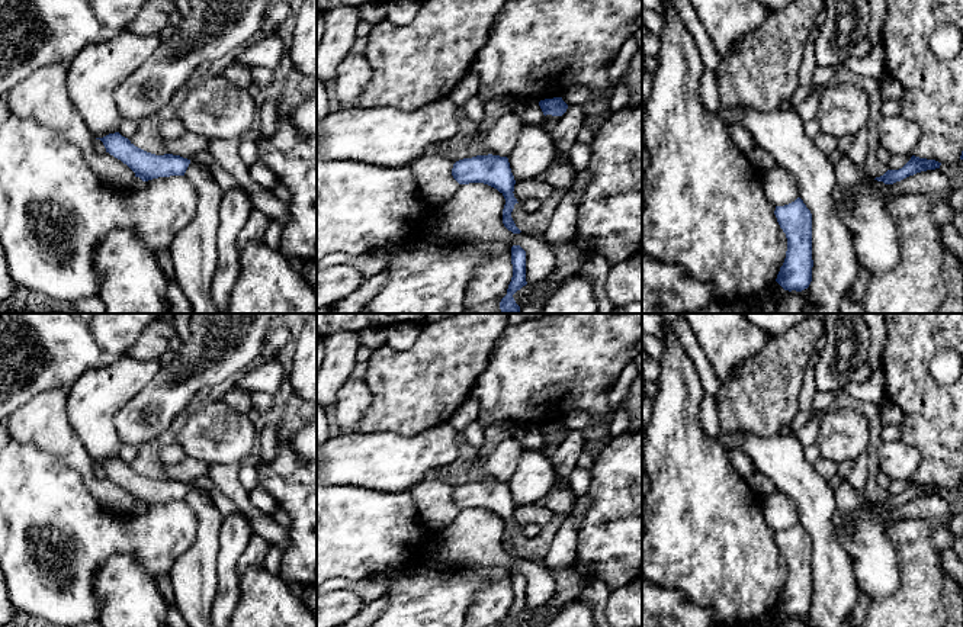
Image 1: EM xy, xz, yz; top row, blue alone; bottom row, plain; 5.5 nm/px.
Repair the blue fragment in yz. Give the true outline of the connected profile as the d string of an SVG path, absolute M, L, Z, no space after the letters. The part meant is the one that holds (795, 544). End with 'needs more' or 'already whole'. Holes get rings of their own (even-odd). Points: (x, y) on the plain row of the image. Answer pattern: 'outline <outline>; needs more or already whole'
outline M800 522L776 531L774 540L787 563L787 576L776 607L784 615L802 617L812 607L812 538Z; already whole

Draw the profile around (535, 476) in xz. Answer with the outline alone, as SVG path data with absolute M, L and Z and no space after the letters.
M526 448L507 483L516 507L537 504L556 485L555 464L545 453Z

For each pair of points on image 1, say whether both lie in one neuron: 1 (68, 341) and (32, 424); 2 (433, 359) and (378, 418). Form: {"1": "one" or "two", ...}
{"1": "two", "2": "one"}

